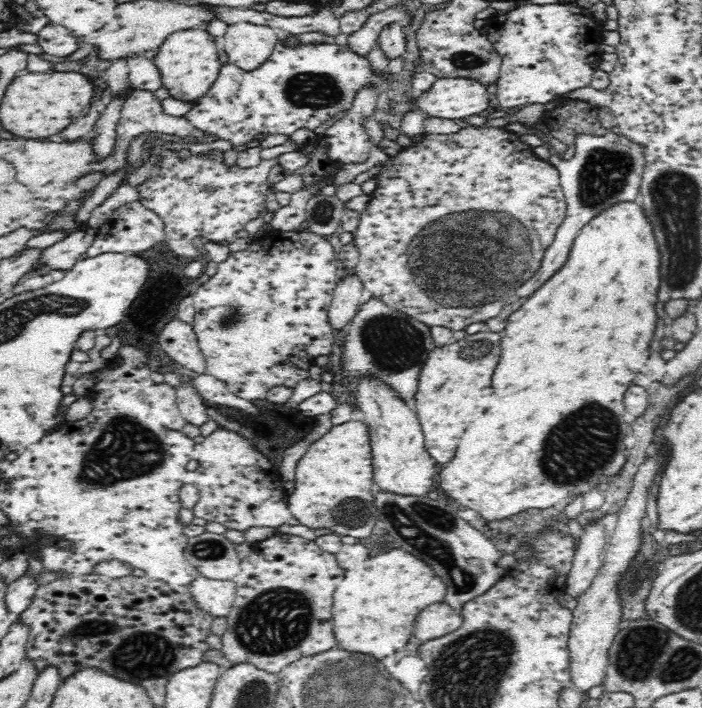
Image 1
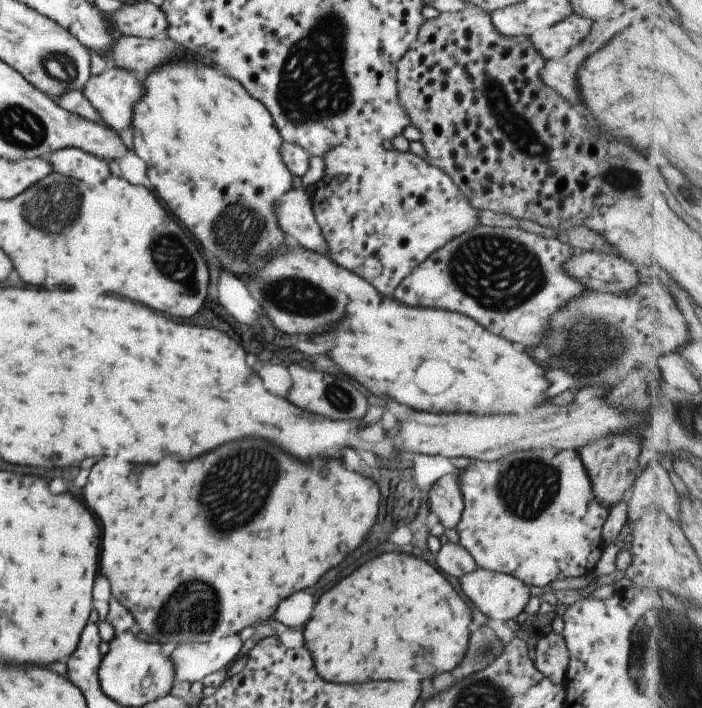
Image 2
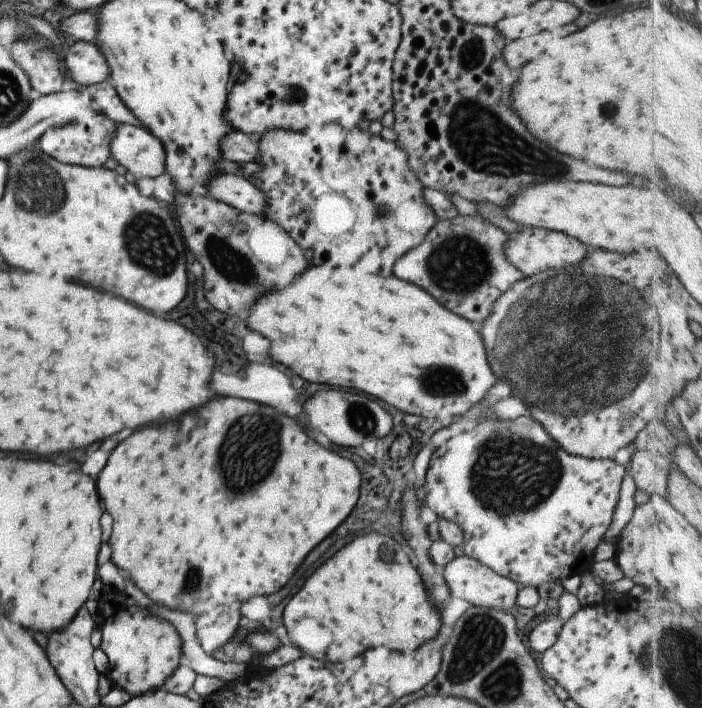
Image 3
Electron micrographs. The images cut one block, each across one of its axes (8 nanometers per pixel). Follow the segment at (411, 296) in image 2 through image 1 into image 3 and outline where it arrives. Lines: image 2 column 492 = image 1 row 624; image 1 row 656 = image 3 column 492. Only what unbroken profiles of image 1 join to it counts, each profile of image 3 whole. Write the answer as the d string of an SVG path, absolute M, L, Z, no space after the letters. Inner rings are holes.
M456 215L445 220L436 220L425 238L413 248L406 250L404 255L398 256L391 267L391 274L399 280L417 285L428 292L449 312L463 316L465 320L480 324L489 314L492 302L516 280L524 276L505 260L502 244L509 238L507 233L497 230L486 220L477 215Z

